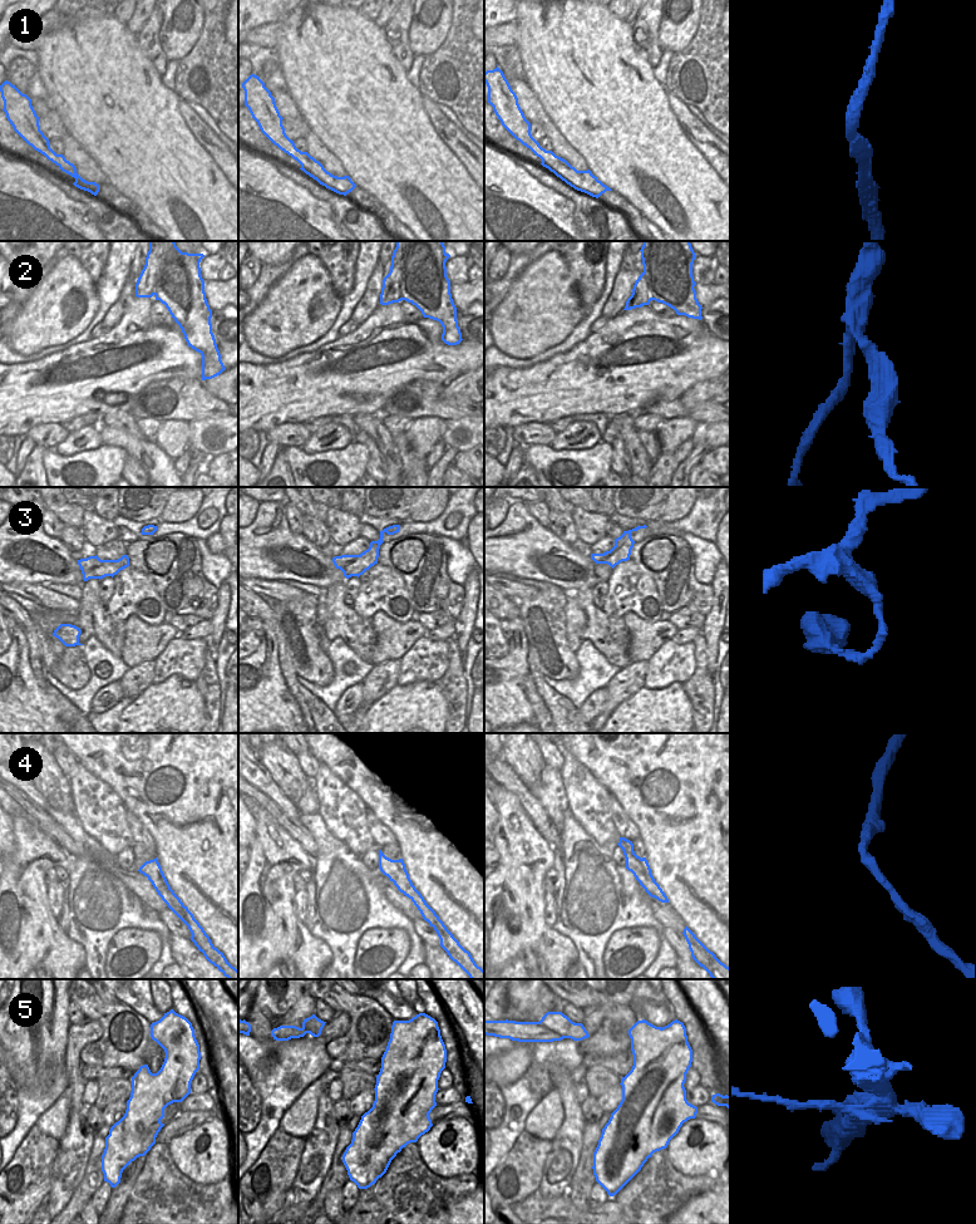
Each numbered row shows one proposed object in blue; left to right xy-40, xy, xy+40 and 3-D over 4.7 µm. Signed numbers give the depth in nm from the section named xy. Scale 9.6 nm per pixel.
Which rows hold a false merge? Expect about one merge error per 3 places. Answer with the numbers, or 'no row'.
2, 4, 5

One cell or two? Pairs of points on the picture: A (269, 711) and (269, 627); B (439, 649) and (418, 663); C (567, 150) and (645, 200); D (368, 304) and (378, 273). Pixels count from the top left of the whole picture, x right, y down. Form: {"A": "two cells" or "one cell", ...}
{"A": "one cell", "B": "one cell", "C": "two cells", "D": "one cell"}

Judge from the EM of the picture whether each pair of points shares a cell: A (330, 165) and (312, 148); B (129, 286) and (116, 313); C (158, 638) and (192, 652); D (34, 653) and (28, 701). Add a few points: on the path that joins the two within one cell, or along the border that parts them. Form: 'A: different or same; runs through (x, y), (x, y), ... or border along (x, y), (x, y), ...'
A: same; runs through (326, 161), (316, 151)
B: same; runs through (127, 293), (119, 306)
C: different; border along (180, 632), (153, 659)
D: different; border along (26, 639), (31, 672), (38, 684), (48, 693)

